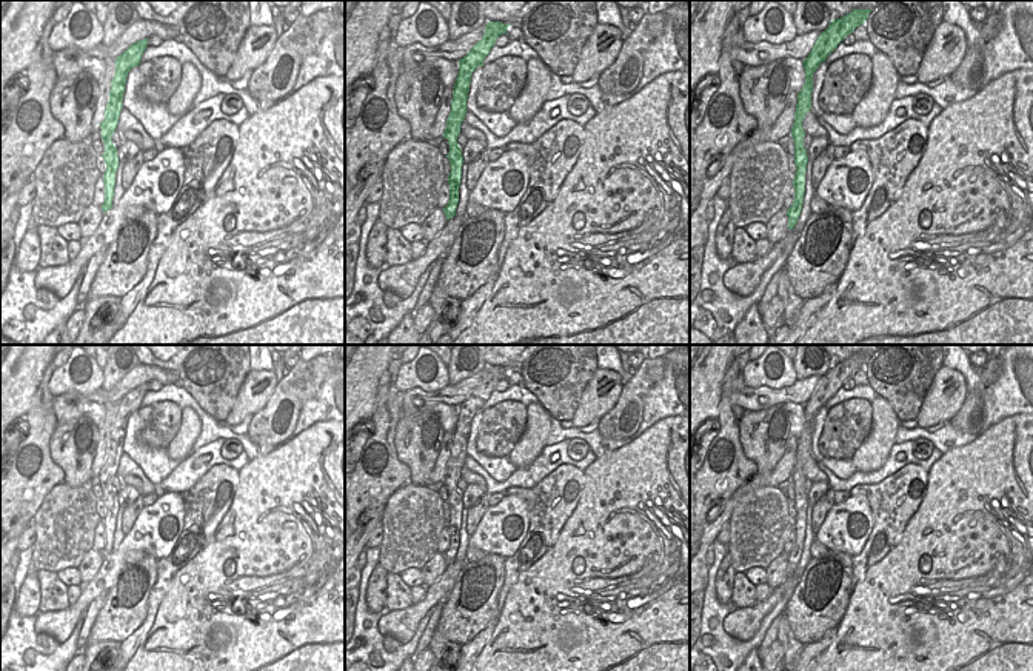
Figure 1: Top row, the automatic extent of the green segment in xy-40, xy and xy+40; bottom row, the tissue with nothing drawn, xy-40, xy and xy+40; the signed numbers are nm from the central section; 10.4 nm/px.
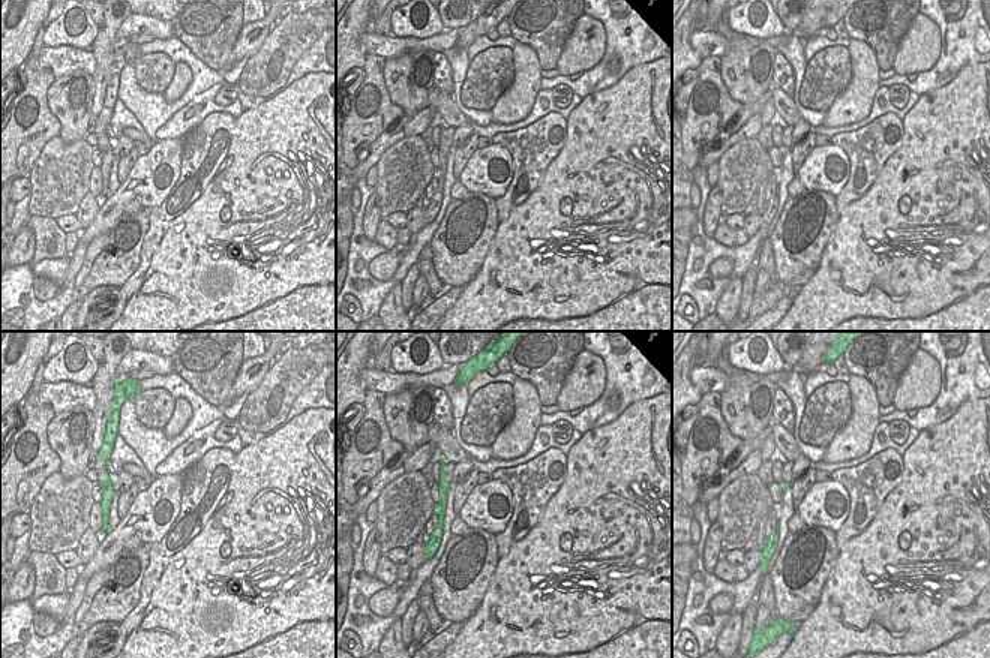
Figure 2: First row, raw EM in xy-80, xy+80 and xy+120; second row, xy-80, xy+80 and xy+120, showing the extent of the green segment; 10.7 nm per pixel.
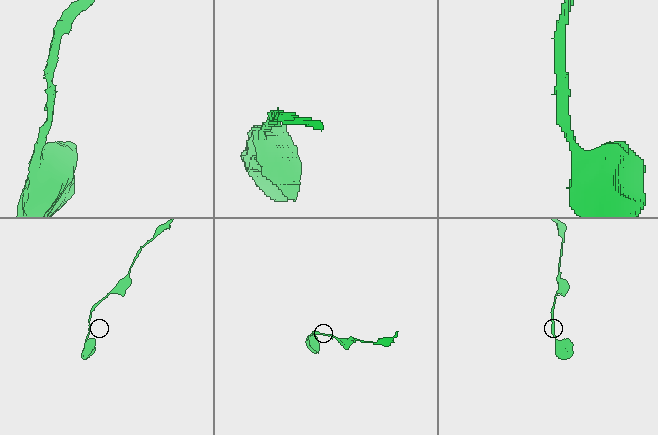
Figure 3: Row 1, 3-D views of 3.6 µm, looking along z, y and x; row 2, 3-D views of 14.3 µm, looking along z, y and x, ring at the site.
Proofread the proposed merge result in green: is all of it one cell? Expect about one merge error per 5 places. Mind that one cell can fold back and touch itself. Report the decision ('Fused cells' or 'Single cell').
Single cell

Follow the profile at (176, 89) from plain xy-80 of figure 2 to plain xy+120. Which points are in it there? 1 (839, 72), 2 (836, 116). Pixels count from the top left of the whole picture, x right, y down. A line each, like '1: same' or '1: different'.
1: different
2: same

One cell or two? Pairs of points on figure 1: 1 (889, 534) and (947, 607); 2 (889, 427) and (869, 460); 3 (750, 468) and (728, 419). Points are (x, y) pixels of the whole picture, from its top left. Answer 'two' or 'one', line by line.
1: two
2: one
3: one

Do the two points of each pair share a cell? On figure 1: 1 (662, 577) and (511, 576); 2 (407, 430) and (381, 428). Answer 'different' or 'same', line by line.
1: different
2: different

